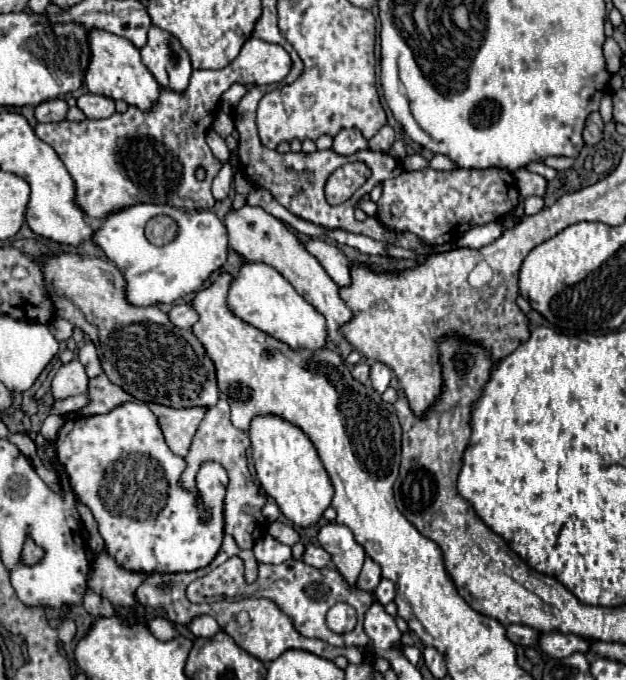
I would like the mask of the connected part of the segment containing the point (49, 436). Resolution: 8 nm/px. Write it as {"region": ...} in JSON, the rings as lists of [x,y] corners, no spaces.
{"region":[[[48,416],[48,418],[44,420],[44,424],[42,424],[42,428],[40,428],[40,434],[44,436],[46,444],[52,444],[52,442],[54,442],[54,438],[56,438],[58,430],[62,428],[62,424],[64,424],[64,418],[62,418],[62,416]]]}

